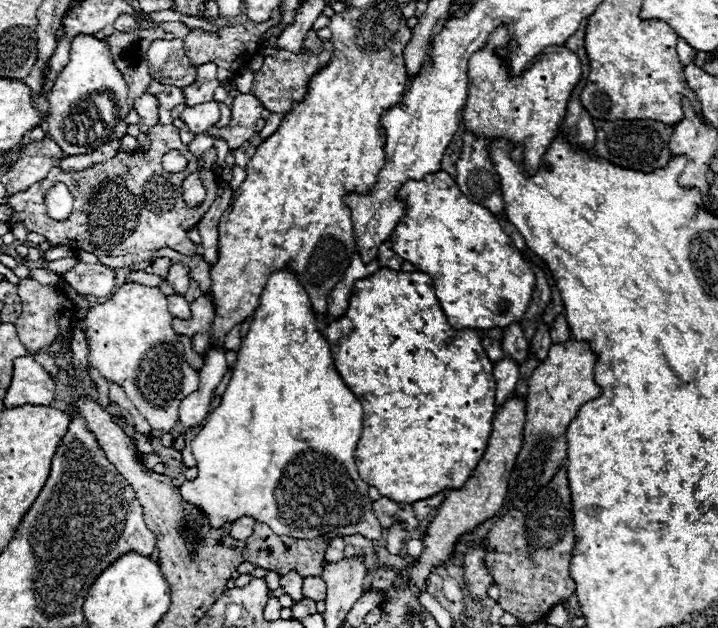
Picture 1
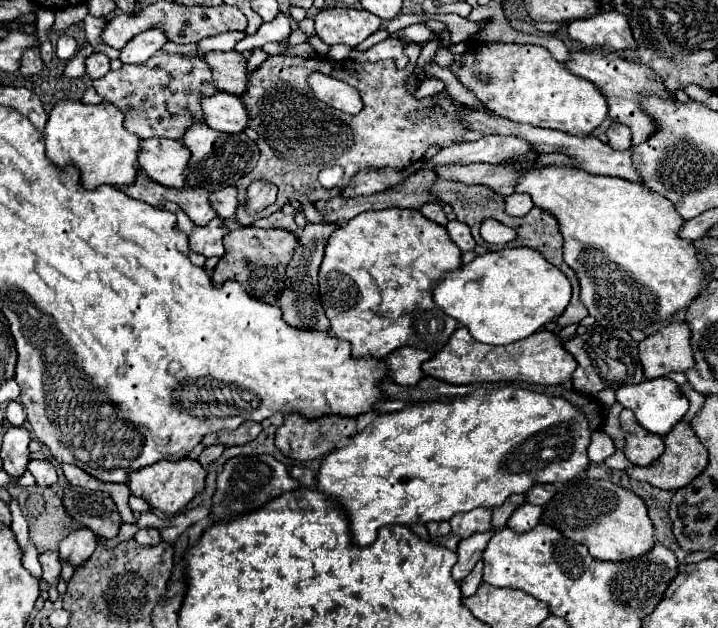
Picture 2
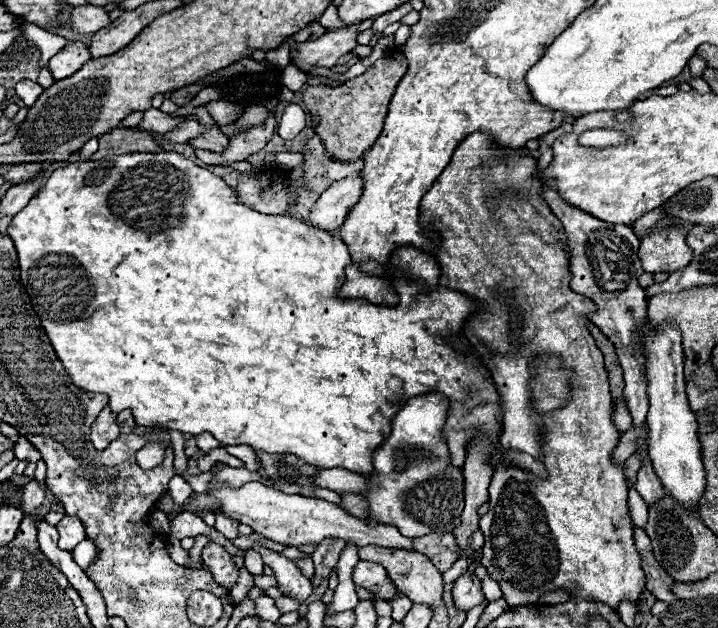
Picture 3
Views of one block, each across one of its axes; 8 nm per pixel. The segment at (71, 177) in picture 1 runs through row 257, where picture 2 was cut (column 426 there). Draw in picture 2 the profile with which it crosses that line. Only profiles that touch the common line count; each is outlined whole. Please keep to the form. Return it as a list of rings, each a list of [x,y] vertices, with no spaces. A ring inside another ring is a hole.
[[[406,42],[404,56],[408,56],[408,66],[398,70],[394,60],[378,62],[332,62],[330,58],[300,58],[300,56],[270,56],[248,80],[248,90],[242,94],[242,102],[250,114],[248,126],[256,130],[262,138],[262,154],[258,166],[236,182],[240,206],[236,210],[236,220],[242,226],[250,226],[254,220],[282,210],[290,198],[302,204],[302,212],[308,222],[318,222],[318,212],[314,210],[316,200],[328,200],[340,196],[340,190],[324,190],[318,184],[318,172],[326,166],[342,166],[346,178],[356,176],[360,168],[410,168],[426,154],[430,146],[448,148],[458,144],[468,132],[460,120],[456,120],[458,100],[442,90],[428,98],[414,98],[416,90],[408,90],[408,76],[420,56],[420,44]],[[312,70],[330,74],[360,92],[364,108],[360,114],[350,116],[328,108],[318,102],[306,84],[306,76]],[[370,160],[386,160],[390,164],[366,164]],[[254,180],[268,180],[278,186],[278,198],[266,210],[250,216],[246,212],[246,188]]]

